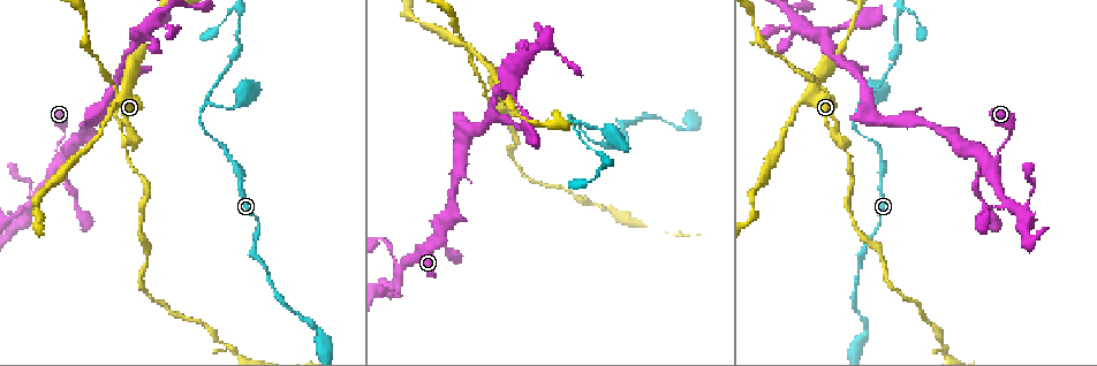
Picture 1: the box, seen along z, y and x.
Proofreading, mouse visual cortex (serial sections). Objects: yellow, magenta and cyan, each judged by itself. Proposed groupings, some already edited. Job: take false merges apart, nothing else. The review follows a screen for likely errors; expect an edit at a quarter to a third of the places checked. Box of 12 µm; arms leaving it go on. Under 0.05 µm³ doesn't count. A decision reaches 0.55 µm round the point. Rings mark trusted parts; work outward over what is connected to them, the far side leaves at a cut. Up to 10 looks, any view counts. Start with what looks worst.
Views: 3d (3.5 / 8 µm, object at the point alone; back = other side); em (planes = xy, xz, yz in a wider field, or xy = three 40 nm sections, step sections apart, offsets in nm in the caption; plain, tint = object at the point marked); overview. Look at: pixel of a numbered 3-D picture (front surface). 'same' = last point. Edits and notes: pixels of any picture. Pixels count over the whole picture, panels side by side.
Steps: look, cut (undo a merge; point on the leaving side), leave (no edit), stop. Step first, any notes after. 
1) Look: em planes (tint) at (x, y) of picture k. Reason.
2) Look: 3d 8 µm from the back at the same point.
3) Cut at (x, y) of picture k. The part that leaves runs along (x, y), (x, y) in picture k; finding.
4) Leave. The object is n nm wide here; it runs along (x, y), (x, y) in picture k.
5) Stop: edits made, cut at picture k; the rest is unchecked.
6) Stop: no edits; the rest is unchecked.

Look: 3d 3.5 µm at (575, 125) of picture 1. Branch point.

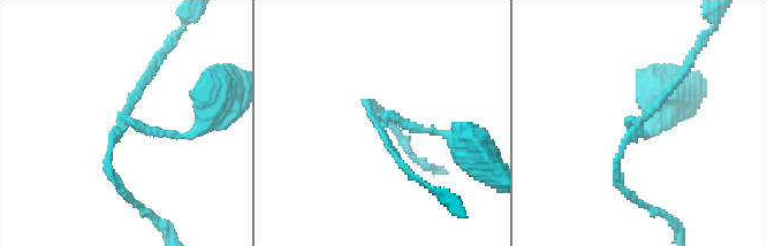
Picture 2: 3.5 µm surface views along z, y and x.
Look: em xy step 1 (tint) at (119, 130) of picture 2. 3 arms meet here; the arms are 100, 100, 100 nm wide; shape alone is not enough.

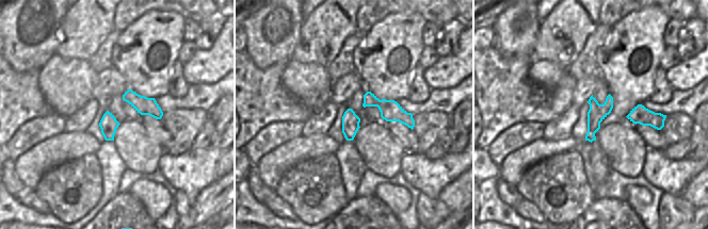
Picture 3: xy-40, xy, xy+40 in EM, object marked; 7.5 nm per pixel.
Look: em planes (tint) at the same point.

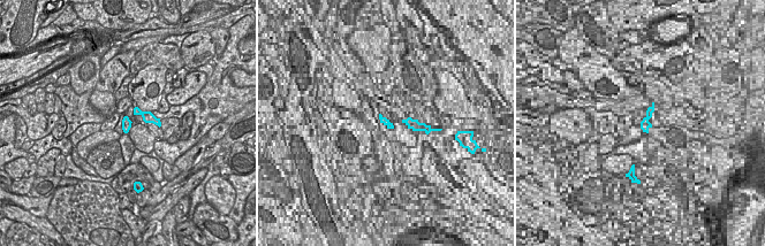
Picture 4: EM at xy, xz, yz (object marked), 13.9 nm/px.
Cut at (168, 133) of picture 2. The part that leaves runs along (130, 122), (187, 136), (222, 104) in picture 2; two cells meet here.

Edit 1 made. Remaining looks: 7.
Look: overview.

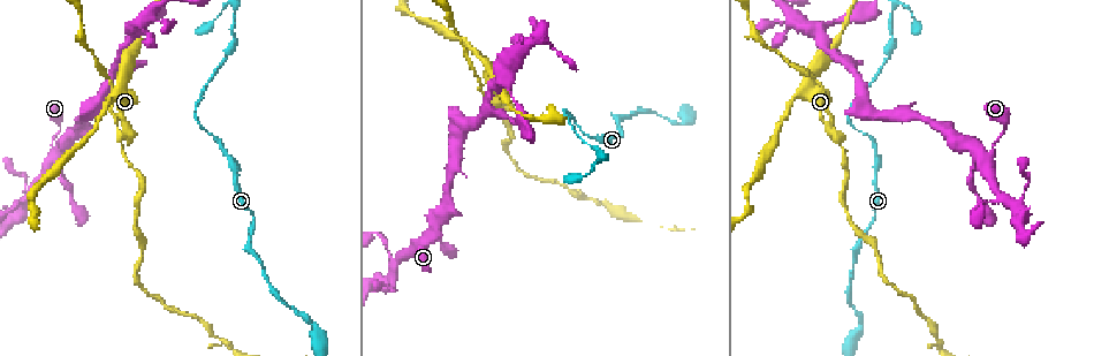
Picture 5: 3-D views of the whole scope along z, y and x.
Look: 3d 3.5 µm at (121, 139) of picture 5. Arms run side by side.

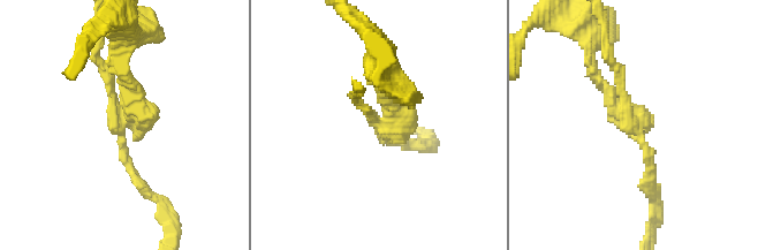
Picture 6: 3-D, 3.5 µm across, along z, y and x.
Look: em xy step 3 (tint) at (635, 122) of picture 6. 3 arms meet here; the arms are 150, 150, 200 nm wide; need the tissue.

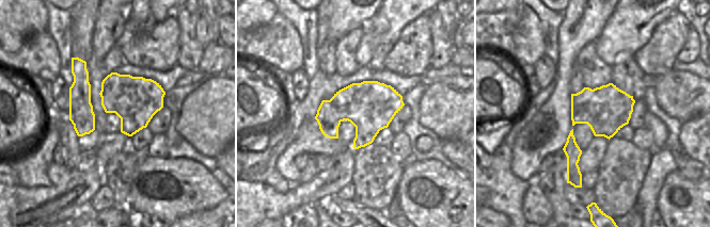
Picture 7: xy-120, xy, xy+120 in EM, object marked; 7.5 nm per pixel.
Cut at (129, 167) of picture 6. A border runs along (330, 99), (342, 120) in picture 7; two cells meet here.

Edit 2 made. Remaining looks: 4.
Look: 3d 8 µm at (1000, 197) of picture 5.

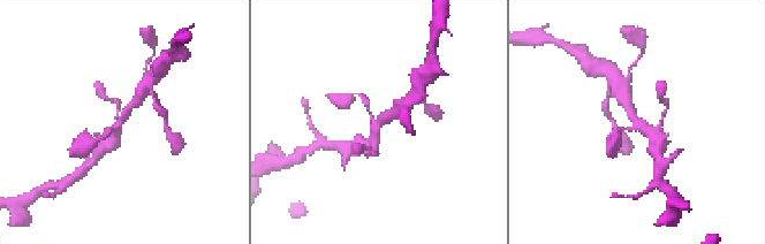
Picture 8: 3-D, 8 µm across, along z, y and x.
Look: 3d 3.5 µm at (120, 120) of picture 8.

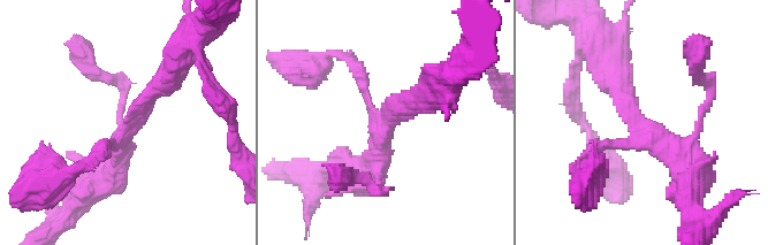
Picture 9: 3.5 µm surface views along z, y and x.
Look: em planes (tint) at (643, 125) of picture 9. 3 arms meet here; the arms are 200, 350, 400 nm wide; need the tissue.

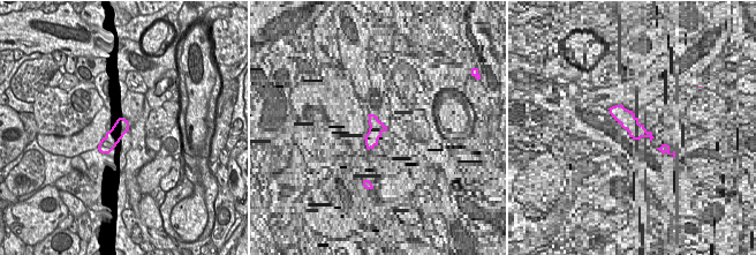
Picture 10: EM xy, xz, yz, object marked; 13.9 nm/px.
Leave. It runs along (616, 69), (631, 112), (693, 180) in picture 9; continuous, no second cell.

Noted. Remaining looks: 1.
Stop: edits made, cut at picture 2, cut at picture 6; the rest is unchecked.

